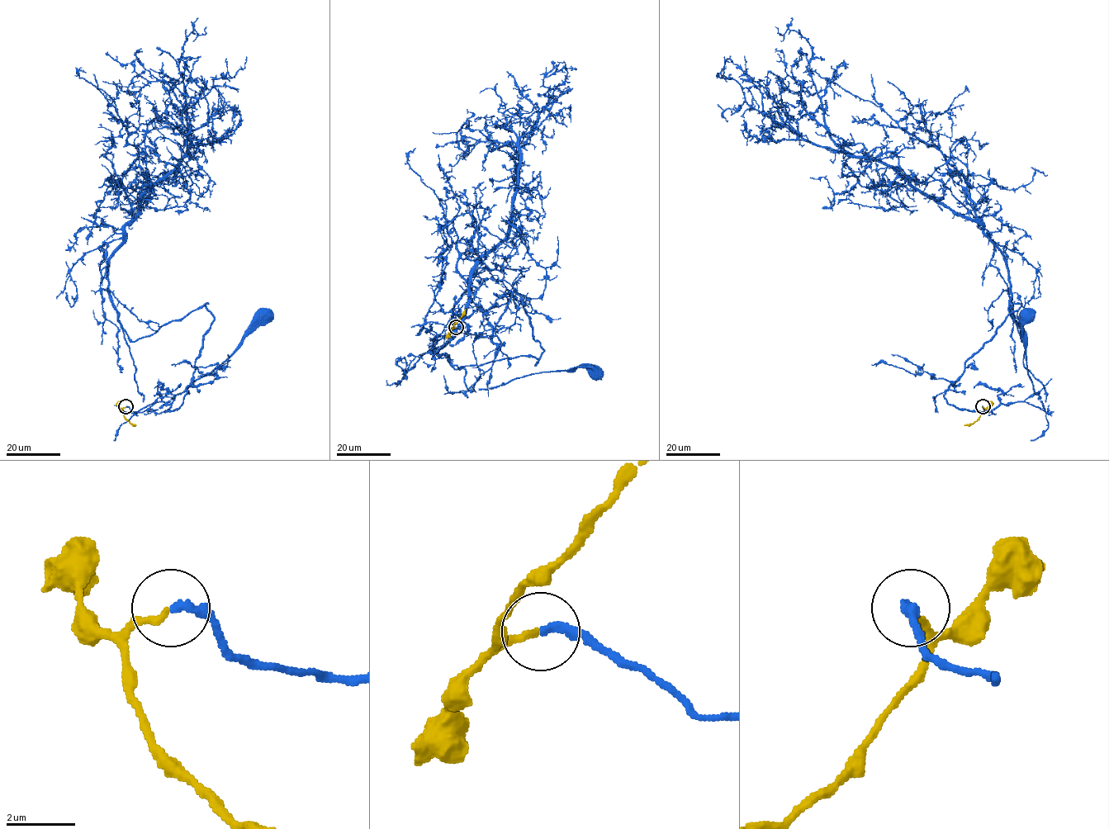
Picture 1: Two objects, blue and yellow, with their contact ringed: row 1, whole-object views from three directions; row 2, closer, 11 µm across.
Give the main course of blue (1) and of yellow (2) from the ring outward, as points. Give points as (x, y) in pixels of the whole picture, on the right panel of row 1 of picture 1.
1: (983, 406), (992, 413), (1002, 405), (1020, 401), (1045, 409), (1027, 372), (1022, 338), (1026, 316)
2: (983, 406), (983, 412), (979, 417), (972, 424), (964, 425)

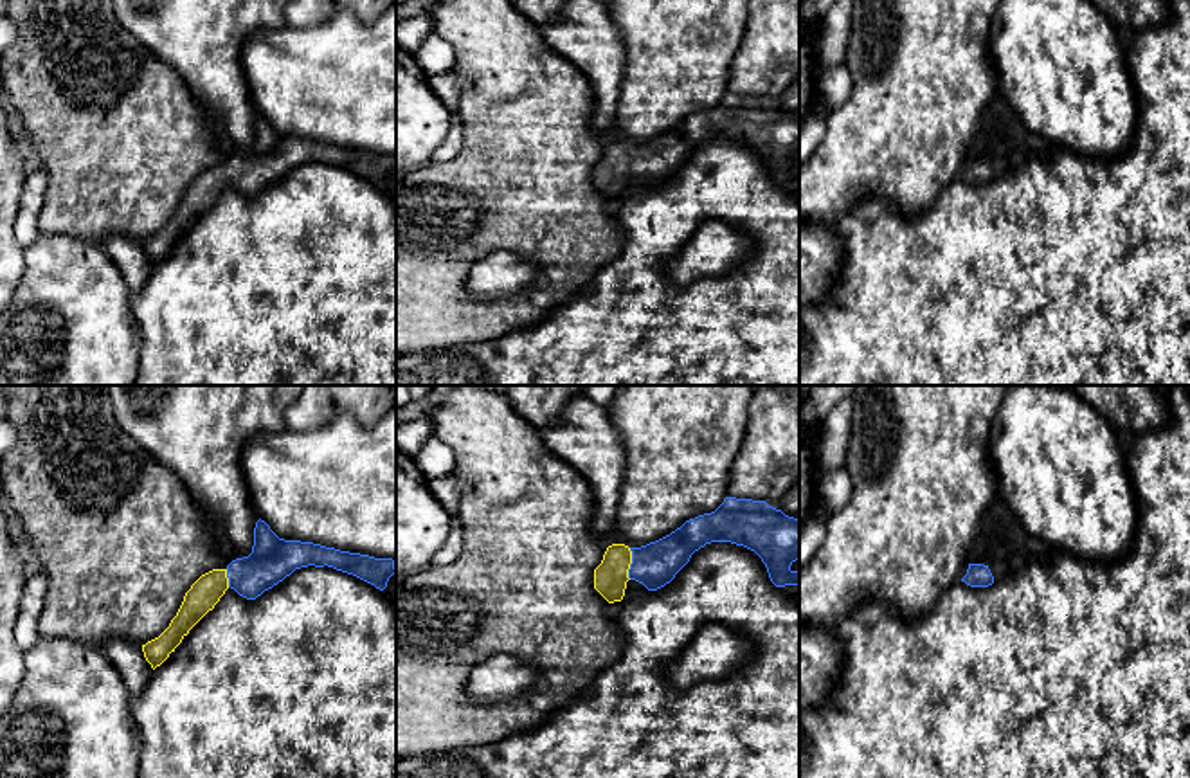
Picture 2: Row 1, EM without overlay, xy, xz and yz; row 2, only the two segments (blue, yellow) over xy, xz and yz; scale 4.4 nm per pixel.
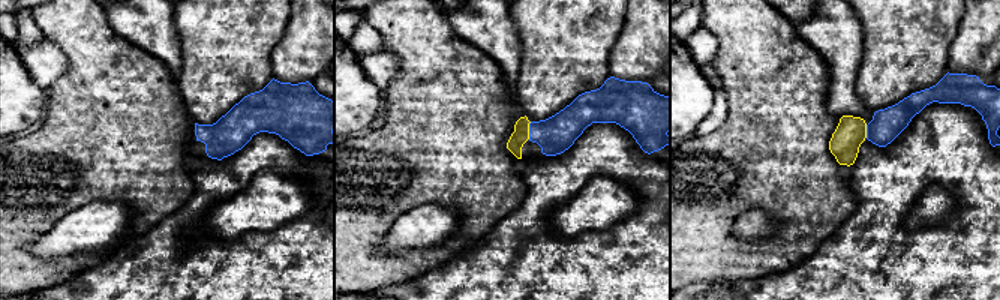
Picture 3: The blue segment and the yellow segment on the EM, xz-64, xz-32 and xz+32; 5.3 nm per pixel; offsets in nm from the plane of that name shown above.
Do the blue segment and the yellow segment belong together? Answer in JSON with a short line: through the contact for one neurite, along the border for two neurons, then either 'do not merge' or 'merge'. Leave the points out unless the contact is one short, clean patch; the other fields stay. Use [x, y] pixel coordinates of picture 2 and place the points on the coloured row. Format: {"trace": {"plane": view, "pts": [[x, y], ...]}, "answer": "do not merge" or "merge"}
{"trace": {"plane": "xz", "pts": [[656, 564], [631, 564], [611, 577]]}, "answer": "merge"}

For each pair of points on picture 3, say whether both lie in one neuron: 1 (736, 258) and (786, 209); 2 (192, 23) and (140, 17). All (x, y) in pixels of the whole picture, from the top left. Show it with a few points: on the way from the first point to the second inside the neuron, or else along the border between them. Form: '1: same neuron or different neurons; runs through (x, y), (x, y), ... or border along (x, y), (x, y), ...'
1: same neuron; runs through (754, 257), (769, 248), (787, 227)
2: different neurons; border along (173, 15), (182, 54)

